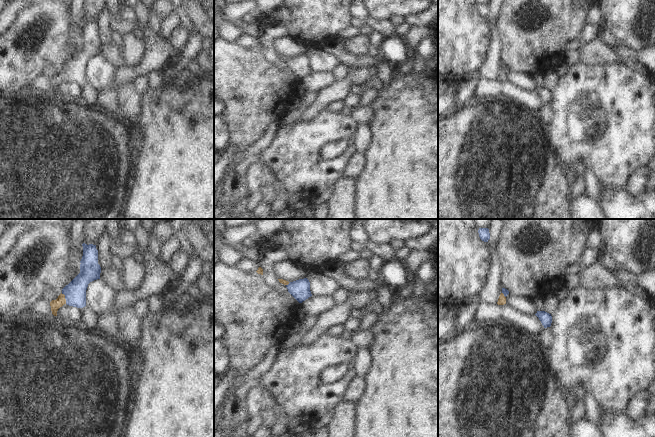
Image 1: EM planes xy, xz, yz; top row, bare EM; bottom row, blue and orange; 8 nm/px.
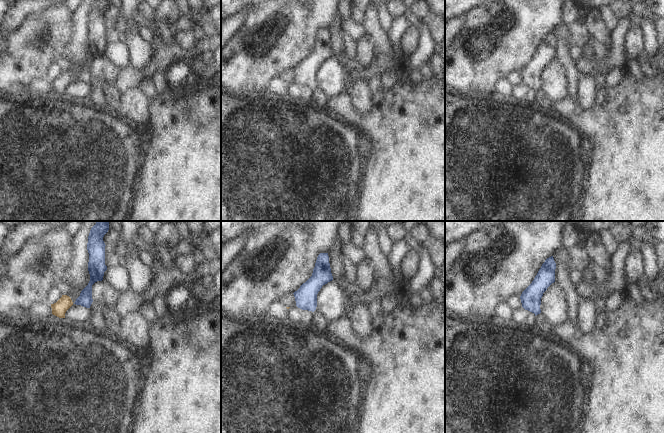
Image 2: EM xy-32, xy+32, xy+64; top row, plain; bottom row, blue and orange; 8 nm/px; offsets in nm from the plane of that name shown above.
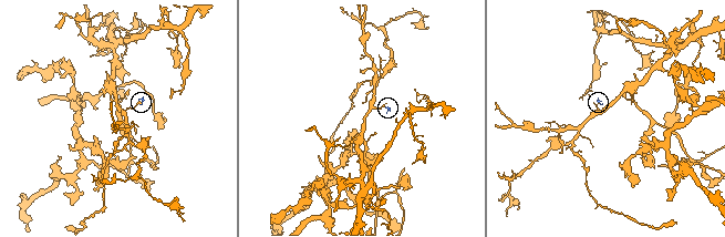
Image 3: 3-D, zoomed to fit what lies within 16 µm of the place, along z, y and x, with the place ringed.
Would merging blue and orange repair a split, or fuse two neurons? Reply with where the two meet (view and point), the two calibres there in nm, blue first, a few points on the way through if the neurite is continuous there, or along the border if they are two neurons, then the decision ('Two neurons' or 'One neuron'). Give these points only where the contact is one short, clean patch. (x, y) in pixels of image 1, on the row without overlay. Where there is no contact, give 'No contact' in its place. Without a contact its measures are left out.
Touches blue at xy (65, 74). Thickness 180 nm (blue) against 80 nm. Path across: xy (75, 68), (65, 74), (60, 77). One neuron.

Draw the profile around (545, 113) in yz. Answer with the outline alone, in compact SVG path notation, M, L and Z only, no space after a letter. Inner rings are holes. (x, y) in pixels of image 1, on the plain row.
M549 103L544 104L542 108L536 113L539 117L540 121L545 125L548 126L551 122L553 110Z

